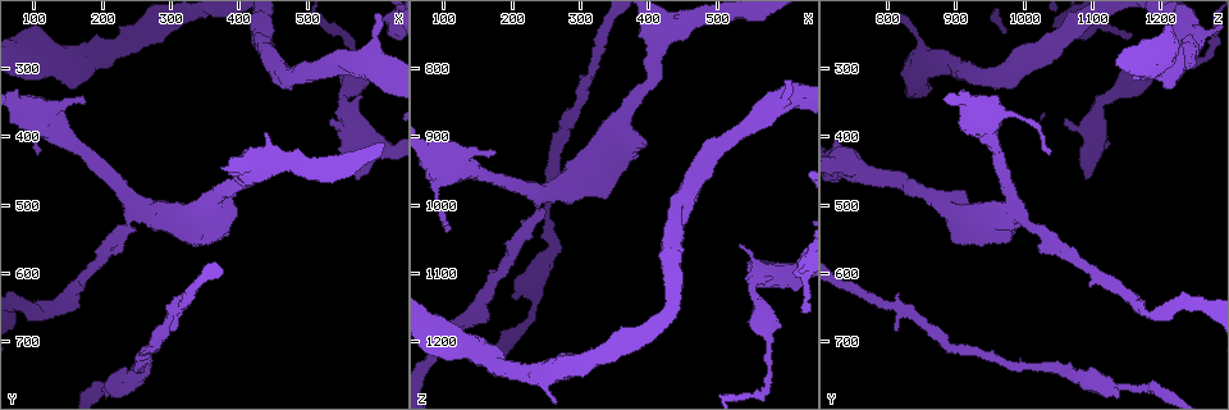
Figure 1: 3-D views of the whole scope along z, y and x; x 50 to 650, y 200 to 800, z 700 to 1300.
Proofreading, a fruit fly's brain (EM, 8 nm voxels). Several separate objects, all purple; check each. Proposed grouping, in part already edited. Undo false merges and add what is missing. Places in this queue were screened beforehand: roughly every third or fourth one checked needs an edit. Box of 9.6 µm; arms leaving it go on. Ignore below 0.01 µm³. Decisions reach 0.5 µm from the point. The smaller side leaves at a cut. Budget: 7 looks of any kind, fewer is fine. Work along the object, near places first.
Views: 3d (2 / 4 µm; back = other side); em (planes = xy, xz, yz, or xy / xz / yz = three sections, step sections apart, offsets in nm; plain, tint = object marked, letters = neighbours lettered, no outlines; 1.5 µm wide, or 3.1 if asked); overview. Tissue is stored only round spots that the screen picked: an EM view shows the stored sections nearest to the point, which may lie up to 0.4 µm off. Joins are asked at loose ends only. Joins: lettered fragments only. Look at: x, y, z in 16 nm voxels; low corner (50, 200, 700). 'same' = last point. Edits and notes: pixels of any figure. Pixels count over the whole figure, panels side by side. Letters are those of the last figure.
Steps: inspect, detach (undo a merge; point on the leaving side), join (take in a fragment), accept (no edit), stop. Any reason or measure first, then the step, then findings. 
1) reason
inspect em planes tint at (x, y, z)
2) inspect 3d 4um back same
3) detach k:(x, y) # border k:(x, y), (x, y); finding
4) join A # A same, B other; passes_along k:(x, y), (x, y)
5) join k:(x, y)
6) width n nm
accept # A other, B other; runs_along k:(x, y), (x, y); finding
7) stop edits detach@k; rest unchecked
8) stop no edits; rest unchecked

calibre changes
inspect 3d 2um at (230, 770, 1135)

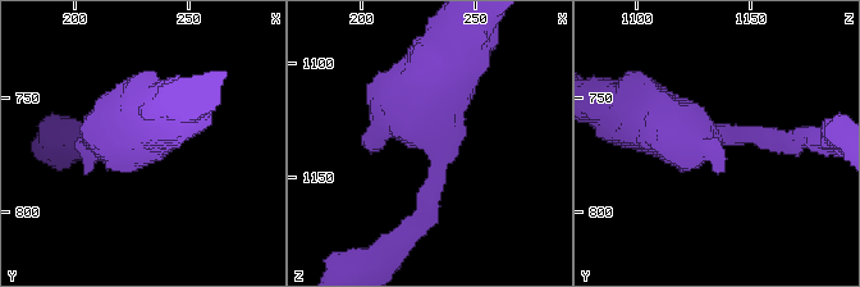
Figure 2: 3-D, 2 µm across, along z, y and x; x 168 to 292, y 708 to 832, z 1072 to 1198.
arm_widths 170, 420 nm
inspect em planes letters at (230, 766, 1134)

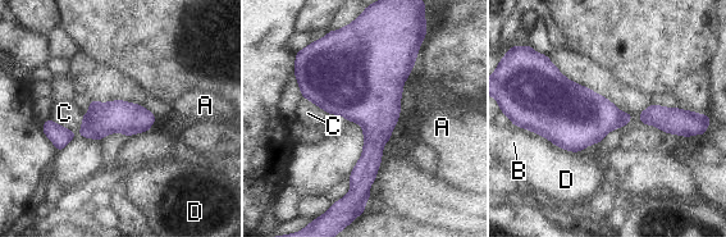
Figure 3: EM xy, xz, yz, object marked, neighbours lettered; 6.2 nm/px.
accept # A other, B other, C other, D other; border 3:(50, 118), (69, 128), (74, 136); all the same cell

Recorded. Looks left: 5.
an open end
inspect 3d 4um at (175, 345, 930)

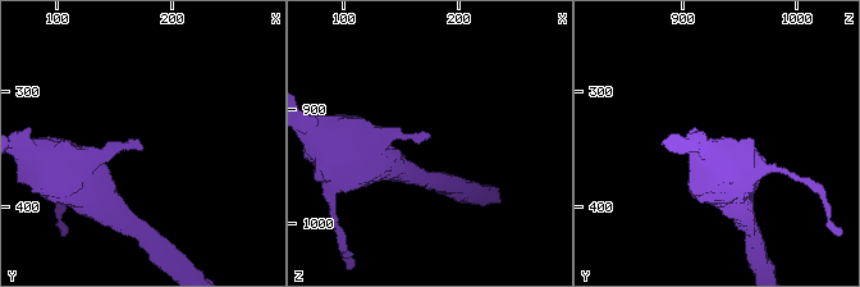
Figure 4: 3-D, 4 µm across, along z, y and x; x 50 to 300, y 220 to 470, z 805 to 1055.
inspect em planes tint at (174, 346, 928)

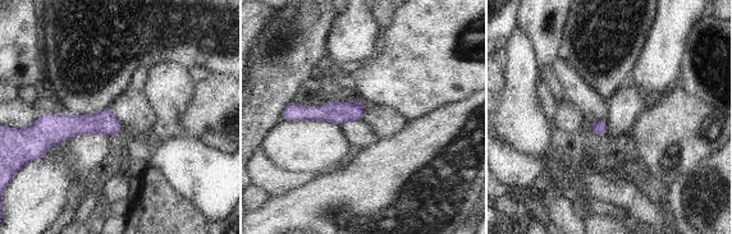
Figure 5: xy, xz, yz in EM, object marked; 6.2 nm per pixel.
inspect em planes letters same

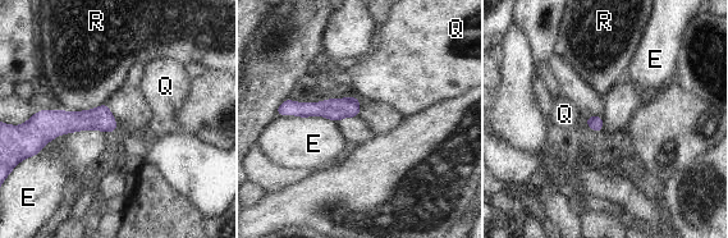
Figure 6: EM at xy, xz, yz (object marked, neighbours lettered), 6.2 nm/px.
accept # E other, Q other, R other; border 6:(105, 103), (91, 109), (72, 113); no lettered fragment goes on from it

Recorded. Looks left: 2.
stop no edits; rest unchecked

